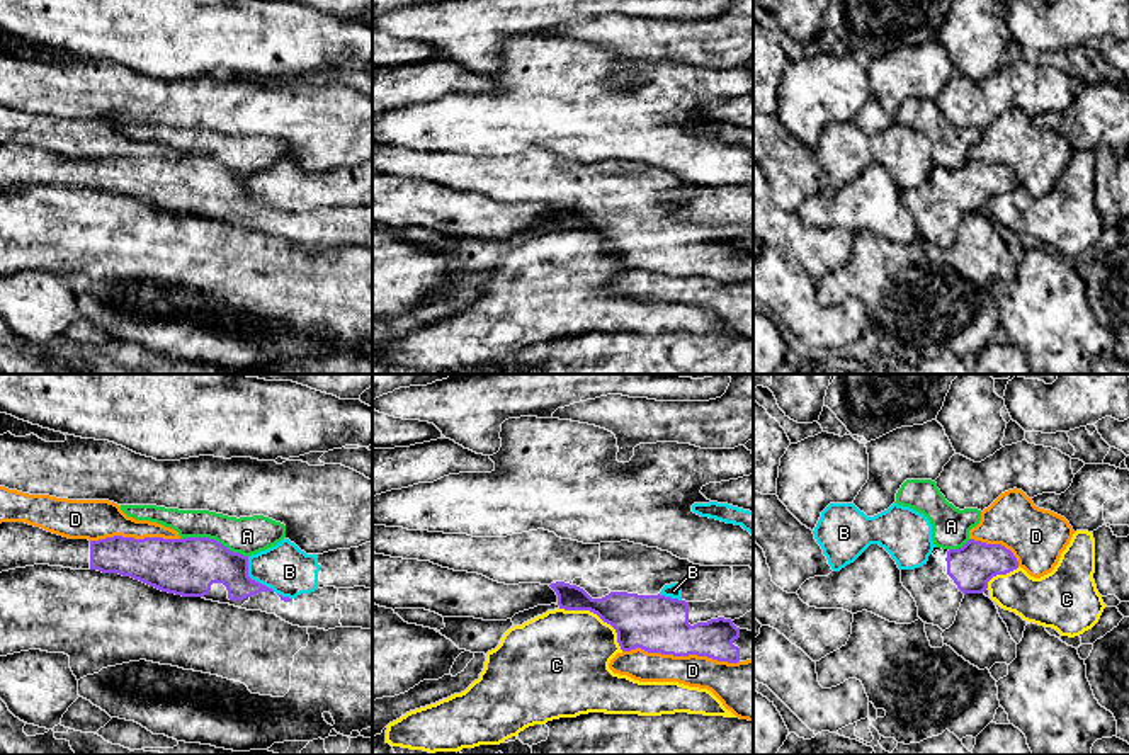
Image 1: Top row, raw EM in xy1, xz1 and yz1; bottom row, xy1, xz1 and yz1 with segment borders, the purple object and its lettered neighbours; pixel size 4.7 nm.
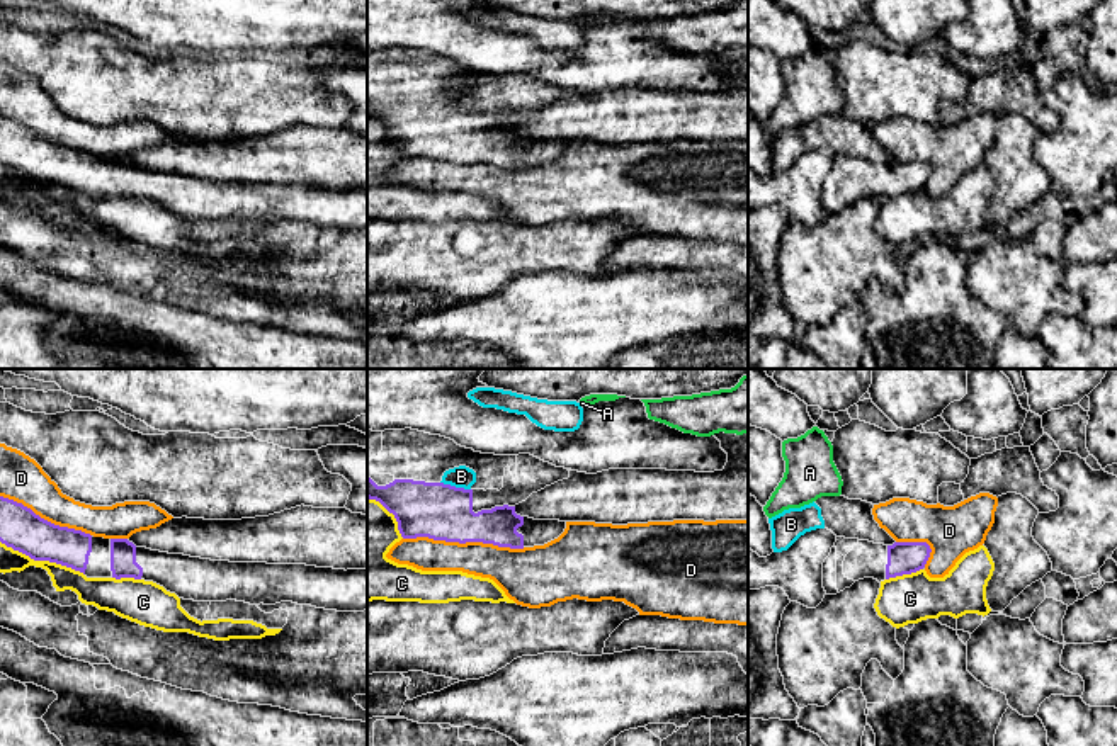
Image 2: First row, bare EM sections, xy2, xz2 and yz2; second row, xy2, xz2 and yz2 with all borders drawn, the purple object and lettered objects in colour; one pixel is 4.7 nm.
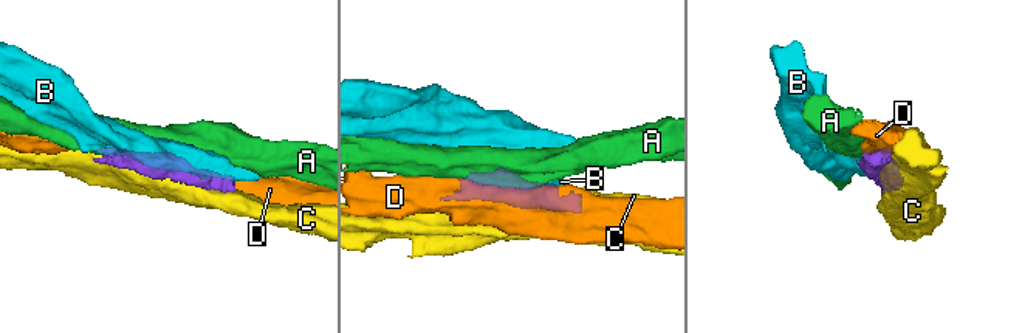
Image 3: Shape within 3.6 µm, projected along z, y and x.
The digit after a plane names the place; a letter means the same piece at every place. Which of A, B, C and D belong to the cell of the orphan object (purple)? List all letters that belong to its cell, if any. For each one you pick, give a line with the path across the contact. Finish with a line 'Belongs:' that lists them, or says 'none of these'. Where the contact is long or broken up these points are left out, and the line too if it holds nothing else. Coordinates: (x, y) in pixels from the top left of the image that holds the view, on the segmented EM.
Belongs: none of these

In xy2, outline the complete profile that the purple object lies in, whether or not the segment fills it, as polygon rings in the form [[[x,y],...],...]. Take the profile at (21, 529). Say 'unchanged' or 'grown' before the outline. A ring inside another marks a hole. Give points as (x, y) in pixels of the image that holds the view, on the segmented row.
grown | [[[3,496],[0,542],[34,561],[56,562],[87,578],[153,581],[184,600],[292,602],[337,612],[367,610],[367,569],[230,562],[151,551],[128,539],[94,537],[54,525]]]

